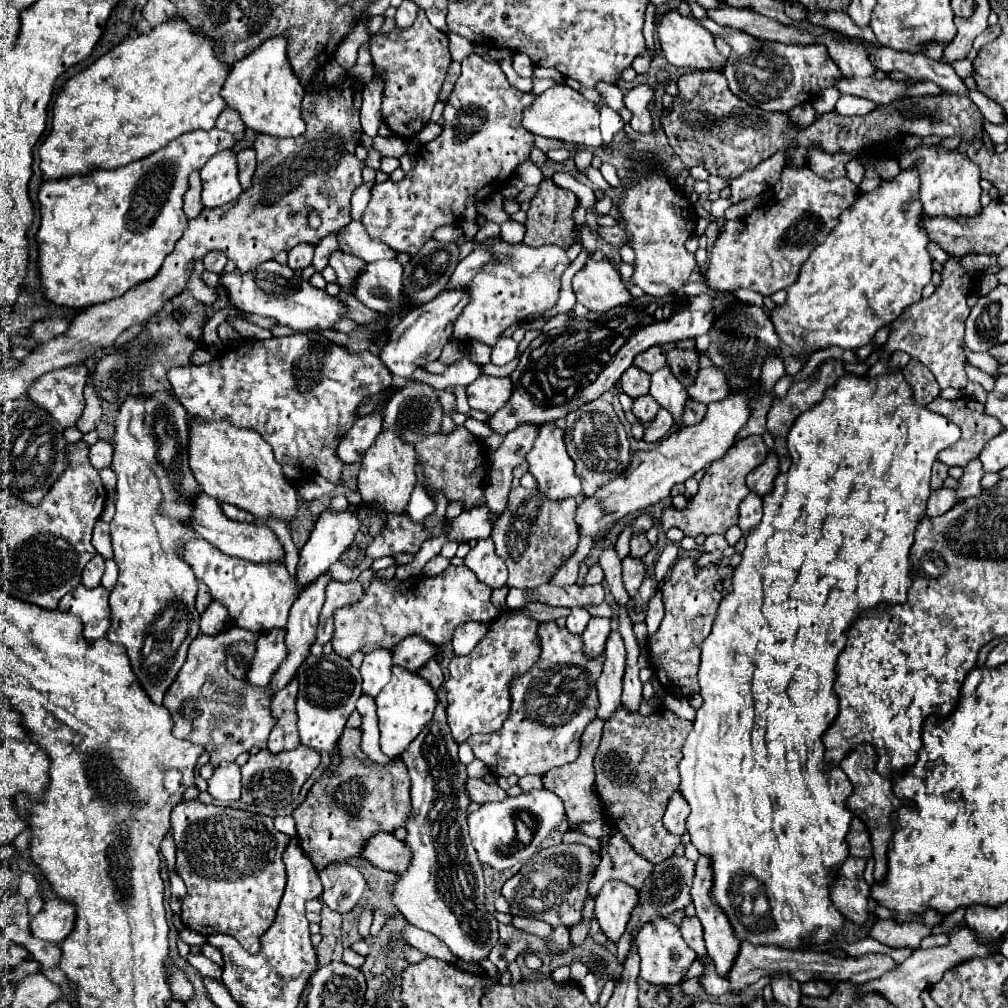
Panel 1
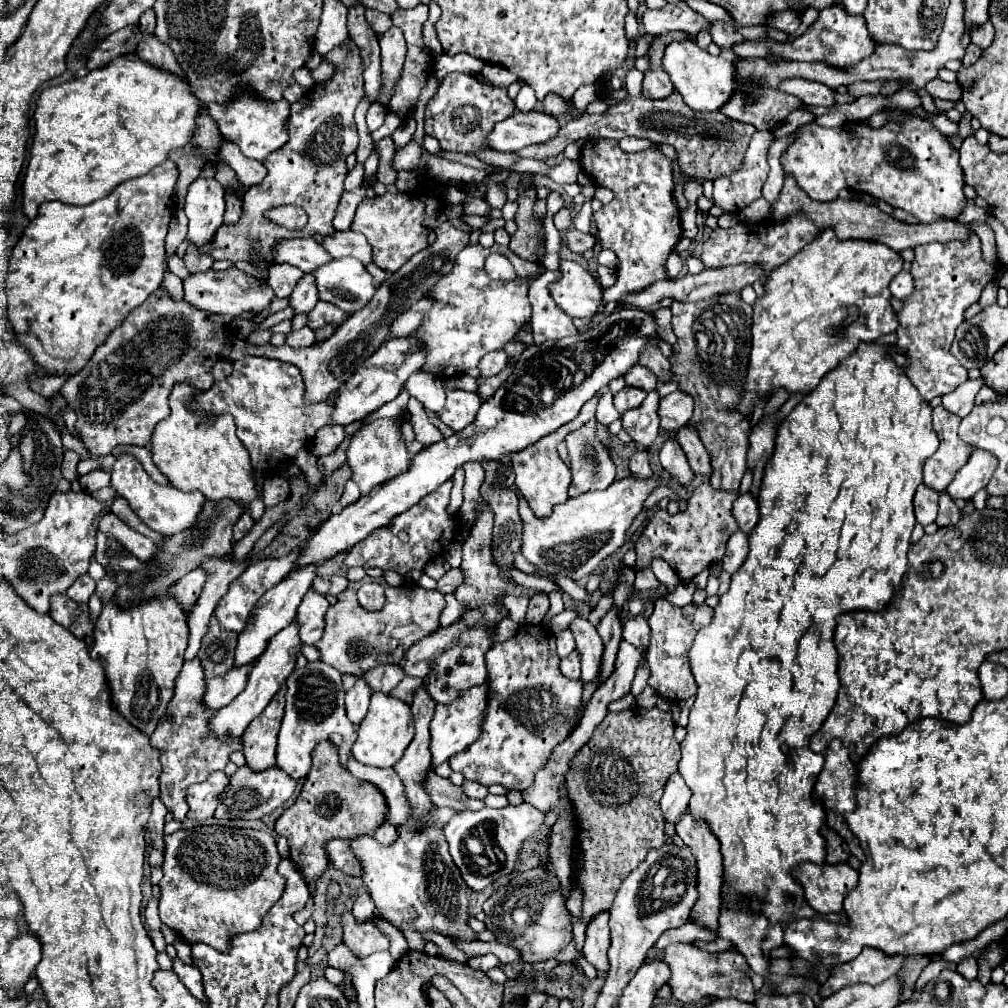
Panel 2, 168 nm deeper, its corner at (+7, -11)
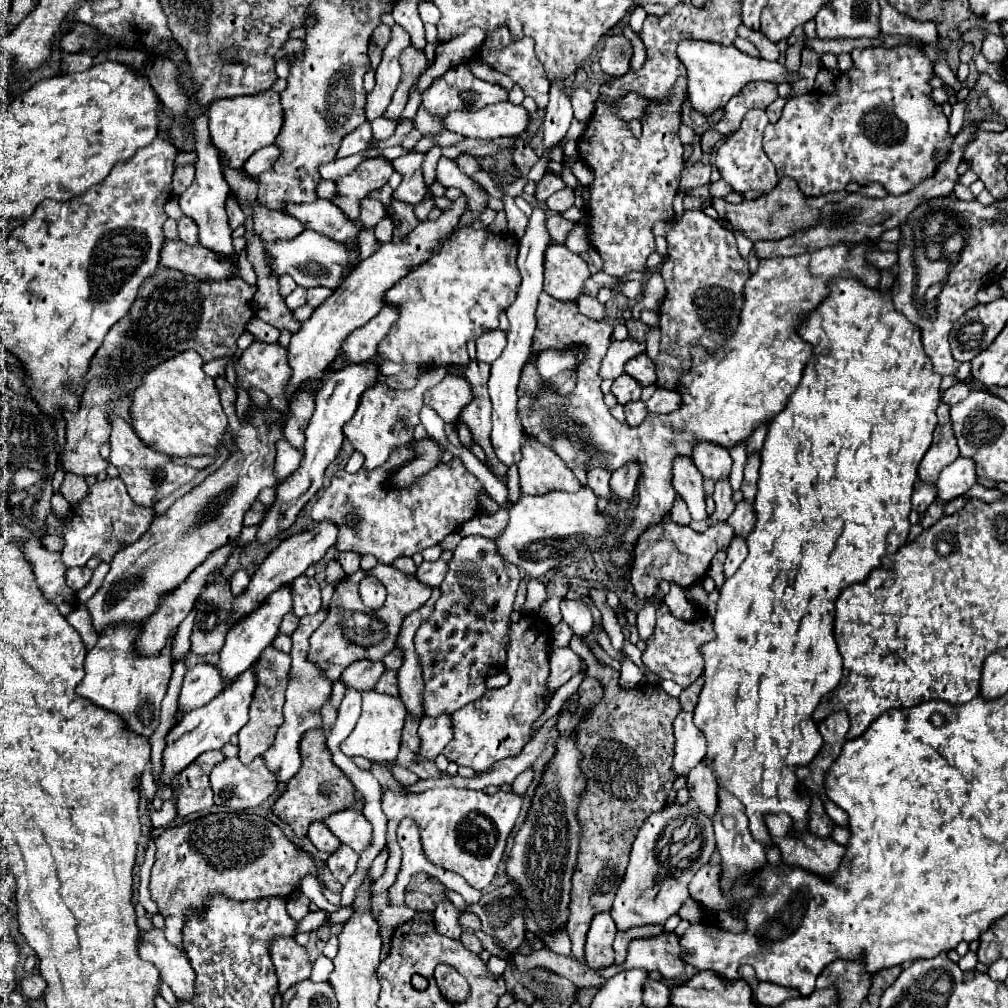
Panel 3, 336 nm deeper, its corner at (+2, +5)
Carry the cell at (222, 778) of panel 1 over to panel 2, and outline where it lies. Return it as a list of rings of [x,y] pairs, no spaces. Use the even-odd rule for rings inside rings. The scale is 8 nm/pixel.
[[[214,772],[208,780],[200,784],[192,784],[186,790],[186,802],[190,806],[188,818],[194,818],[194,820],[212,818],[218,806],[218,796],[228,788],[228,782],[230,780],[224,772]]]

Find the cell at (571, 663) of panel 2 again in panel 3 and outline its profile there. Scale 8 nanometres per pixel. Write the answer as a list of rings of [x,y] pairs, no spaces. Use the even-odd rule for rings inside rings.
[[[569,646],[553,648],[553,654],[549,656],[549,664],[551,664],[551,676],[547,678],[549,692],[559,690],[573,674],[579,672],[579,656]]]

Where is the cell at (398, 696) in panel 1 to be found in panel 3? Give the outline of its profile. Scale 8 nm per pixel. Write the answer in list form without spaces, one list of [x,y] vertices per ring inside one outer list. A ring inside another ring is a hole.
[[[373,690],[363,692],[363,712],[357,720],[353,732],[341,742],[341,752],[345,756],[363,756],[371,762],[393,762],[399,754],[399,742],[401,742],[401,730],[405,720],[407,708],[399,698],[377,694]]]

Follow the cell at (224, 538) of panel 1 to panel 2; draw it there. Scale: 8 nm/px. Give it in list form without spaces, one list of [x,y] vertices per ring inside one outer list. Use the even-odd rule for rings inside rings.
[[[132,454],[118,456],[118,460],[112,468],[112,482],[110,484],[116,488],[116,492],[122,498],[128,500],[130,508],[138,514],[138,518],[146,526],[150,526],[152,530],[166,534],[166,536],[186,532],[188,528],[192,528],[194,520],[196,520],[196,508],[202,508],[206,502],[206,498],[200,492],[182,492],[174,486],[156,484]]]

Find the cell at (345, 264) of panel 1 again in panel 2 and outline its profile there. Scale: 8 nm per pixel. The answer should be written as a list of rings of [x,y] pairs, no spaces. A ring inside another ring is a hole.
[[[296,238],[296,240],[278,240],[274,246],[274,262],[276,264],[292,264],[302,272],[314,272],[322,264],[328,264],[332,256],[312,238]]]

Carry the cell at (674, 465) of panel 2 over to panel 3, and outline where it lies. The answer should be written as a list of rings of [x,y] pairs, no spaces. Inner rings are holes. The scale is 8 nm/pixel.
[[[677,458],[673,462],[673,488],[685,500],[693,520],[705,520],[709,516],[705,510],[703,476],[695,468],[693,460]]]

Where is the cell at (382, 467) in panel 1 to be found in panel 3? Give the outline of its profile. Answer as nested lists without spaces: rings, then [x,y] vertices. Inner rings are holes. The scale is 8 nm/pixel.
[[[435,366],[417,378],[415,388],[393,390],[383,380],[379,380],[375,386],[363,392],[359,400],[359,408],[355,410],[355,416],[345,424],[343,432],[351,440],[353,448],[365,456],[365,464],[363,464],[365,470],[373,470],[381,466],[383,462],[387,462],[393,448],[407,446],[413,440],[413,428],[419,424],[419,410],[423,406],[423,394],[427,392],[427,388],[439,384],[445,376],[447,376],[445,368]]]

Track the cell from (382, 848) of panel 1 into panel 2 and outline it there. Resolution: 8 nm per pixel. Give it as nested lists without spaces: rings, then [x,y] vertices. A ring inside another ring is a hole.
[[[330,840],[328,854],[332,866],[340,872],[350,876],[362,876],[362,864],[358,864],[358,858],[354,856],[354,852],[350,852],[350,840]]]

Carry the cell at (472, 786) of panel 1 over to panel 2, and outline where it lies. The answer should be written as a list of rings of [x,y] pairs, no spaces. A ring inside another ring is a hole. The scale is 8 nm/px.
[[[434,770],[428,774],[426,788],[436,806],[450,806],[454,810],[480,810],[484,806],[484,802],[468,798],[460,786],[454,786],[448,778],[438,776]]]

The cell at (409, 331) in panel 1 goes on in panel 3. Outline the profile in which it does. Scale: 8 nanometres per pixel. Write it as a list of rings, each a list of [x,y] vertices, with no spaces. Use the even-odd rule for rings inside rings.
[[[365,362],[365,364],[355,364],[355,366],[343,366],[341,370],[335,370],[323,382],[319,392],[315,394],[315,412],[305,430],[305,456],[299,462],[299,468],[291,476],[287,476],[281,484],[277,484],[275,502],[269,506],[269,510],[257,530],[257,536],[255,536],[259,544],[271,542],[277,534],[291,528],[291,524],[295,522],[301,508],[323,488],[323,472],[335,460],[337,452],[341,450],[343,424],[351,420],[361,394],[367,388],[371,388],[375,384],[375,380],[379,380],[377,364]]]

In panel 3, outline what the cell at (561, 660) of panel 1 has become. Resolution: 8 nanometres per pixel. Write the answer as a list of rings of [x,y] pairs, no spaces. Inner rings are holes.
[[[523,616],[517,624],[511,624],[511,642],[507,648],[507,674],[509,684],[497,690],[487,690],[481,702],[471,702],[459,712],[451,714],[453,740],[443,750],[449,762],[457,766],[469,766],[475,772],[491,768],[497,760],[517,756],[529,742],[531,724],[547,708],[551,694],[545,688],[549,676],[549,626],[539,616]]]

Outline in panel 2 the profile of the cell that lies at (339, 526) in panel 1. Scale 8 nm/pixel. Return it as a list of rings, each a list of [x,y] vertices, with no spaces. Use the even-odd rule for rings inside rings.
[[[306,564],[302,568],[296,568],[294,572],[290,572],[284,580],[280,580],[274,588],[270,588],[270,592],[266,592],[262,596],[262,600],[258,602],[258,606],[254,608],[246,630],[238,636],[238,646],[236,646],[236,666],[254,662],[256,658],[260,658],[260,654],[266,650],[268,640],[280,632],[282,628],[286,628],[294,618],[296,618],[296,610],[298,604],[302,602],[302,596],[312,588],[312,582],[316,578],[316,570],[320,564]]]

